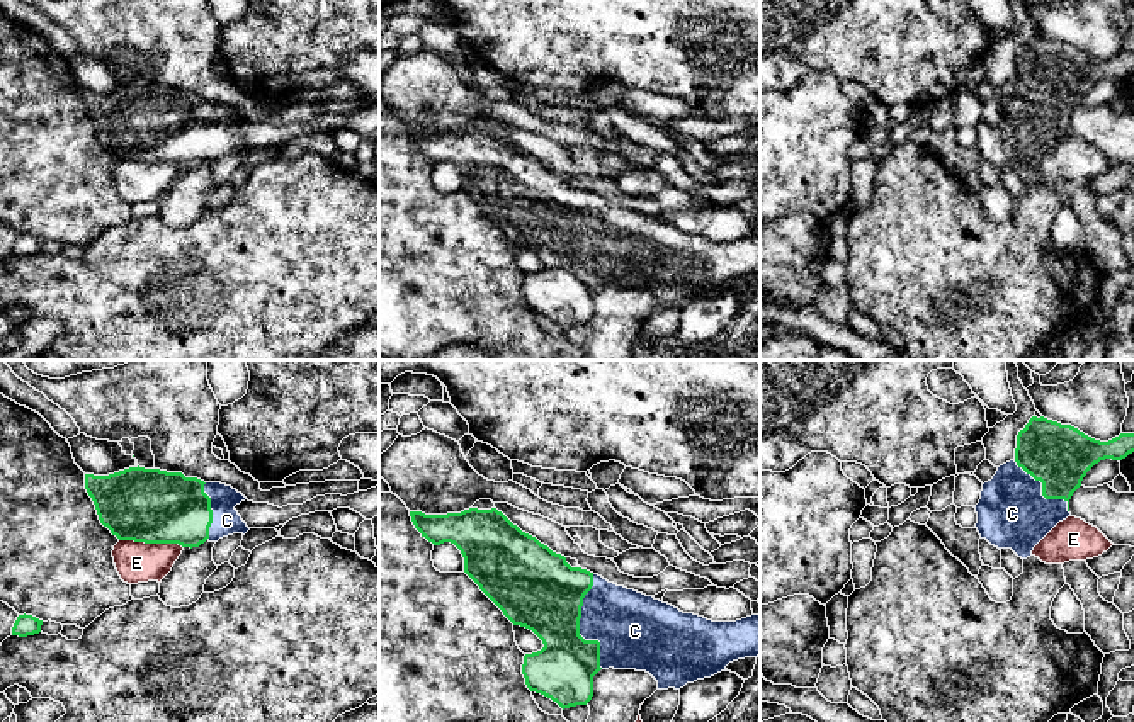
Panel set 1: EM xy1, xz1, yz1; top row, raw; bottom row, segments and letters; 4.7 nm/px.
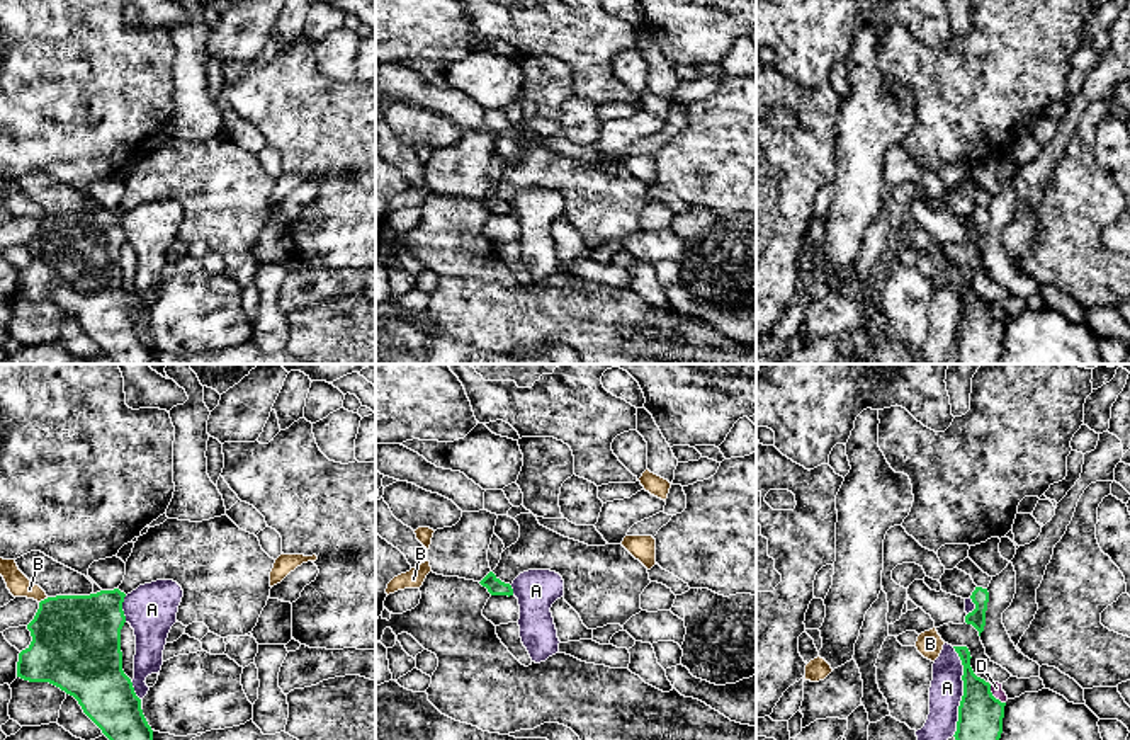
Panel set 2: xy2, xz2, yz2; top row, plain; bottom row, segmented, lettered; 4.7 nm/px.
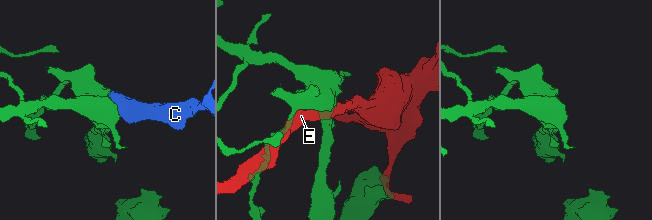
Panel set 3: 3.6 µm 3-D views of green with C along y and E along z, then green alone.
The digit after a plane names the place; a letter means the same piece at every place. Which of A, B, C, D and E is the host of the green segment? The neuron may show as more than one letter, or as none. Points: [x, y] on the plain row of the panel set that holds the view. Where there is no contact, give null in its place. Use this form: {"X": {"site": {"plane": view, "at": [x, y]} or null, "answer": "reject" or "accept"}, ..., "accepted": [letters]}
{"A": {"site": {"plane": "yz2", "at": [964, 310]}, "answer": "reject"}, "B": {"site": {"plane": "xy2", "at": [45, 218]}, "answer": "reject"}, "C": {"site": {"plane": "xz1", "at": [578, 247]}, "answer": "accept"}, "D": {"site": {"plane": "yz2", "at": [993, 315]}, "answer": "reject"}, "E": {"site": {"plane": "xy1", "at": [152, 162]}, "answer": "reject"}, "accepted": ["C"]}

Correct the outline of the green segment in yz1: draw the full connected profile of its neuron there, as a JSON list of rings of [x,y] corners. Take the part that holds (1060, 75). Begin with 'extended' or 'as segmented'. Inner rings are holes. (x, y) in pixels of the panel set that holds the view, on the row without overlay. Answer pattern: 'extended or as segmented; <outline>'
extended; [[[1032,36],[1017,54],[1015,78],[983,104],[974,126],[981,158],[1030,177],[1034,166],[1071,136],[1069,119],[1086,92],[1100,80],[1122,80],[1132,71],[1134,53],[1100,61],[1071,44]]]

